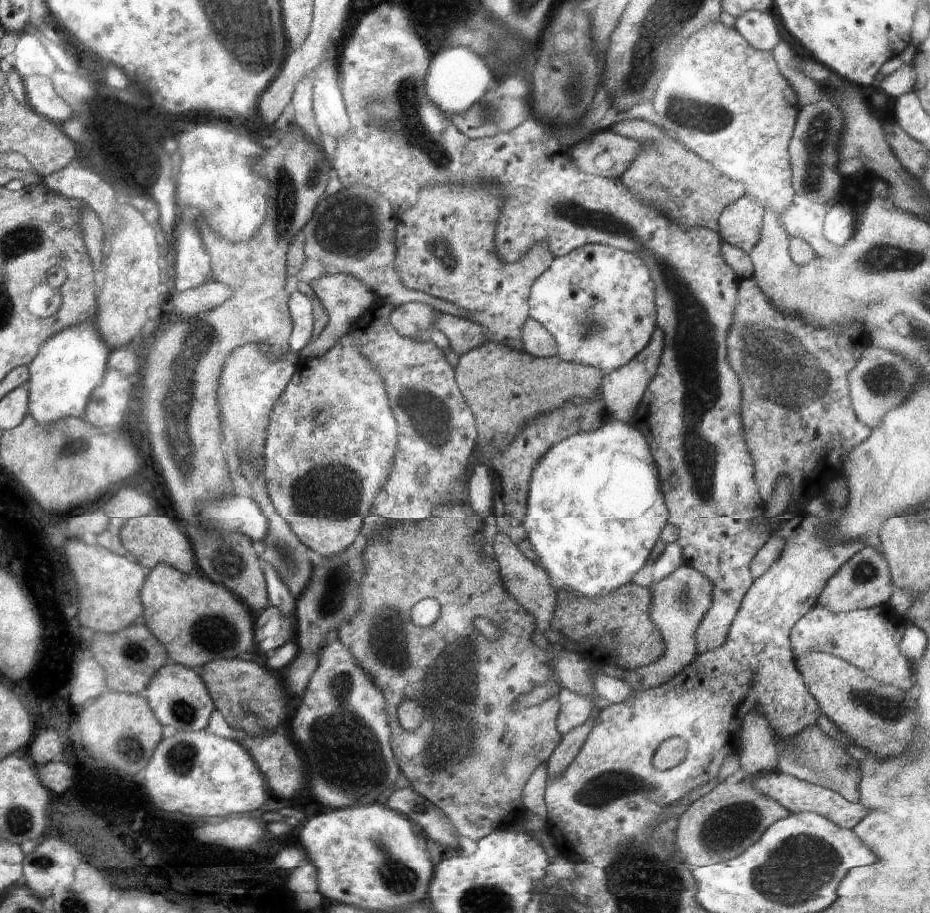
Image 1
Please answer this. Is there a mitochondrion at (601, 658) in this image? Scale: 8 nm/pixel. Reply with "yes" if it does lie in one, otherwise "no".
no

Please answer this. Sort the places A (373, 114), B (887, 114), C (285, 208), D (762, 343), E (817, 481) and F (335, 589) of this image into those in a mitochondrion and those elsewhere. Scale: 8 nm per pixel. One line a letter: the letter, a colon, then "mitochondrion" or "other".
A: mitochondrion
B: other
C: mitochondrion
D: mitochondrion
E: other
F: mitochondrion

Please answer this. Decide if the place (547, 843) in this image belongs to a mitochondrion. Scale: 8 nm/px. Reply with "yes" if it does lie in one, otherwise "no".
no

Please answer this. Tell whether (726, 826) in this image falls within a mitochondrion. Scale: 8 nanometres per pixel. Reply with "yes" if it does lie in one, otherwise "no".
yes

